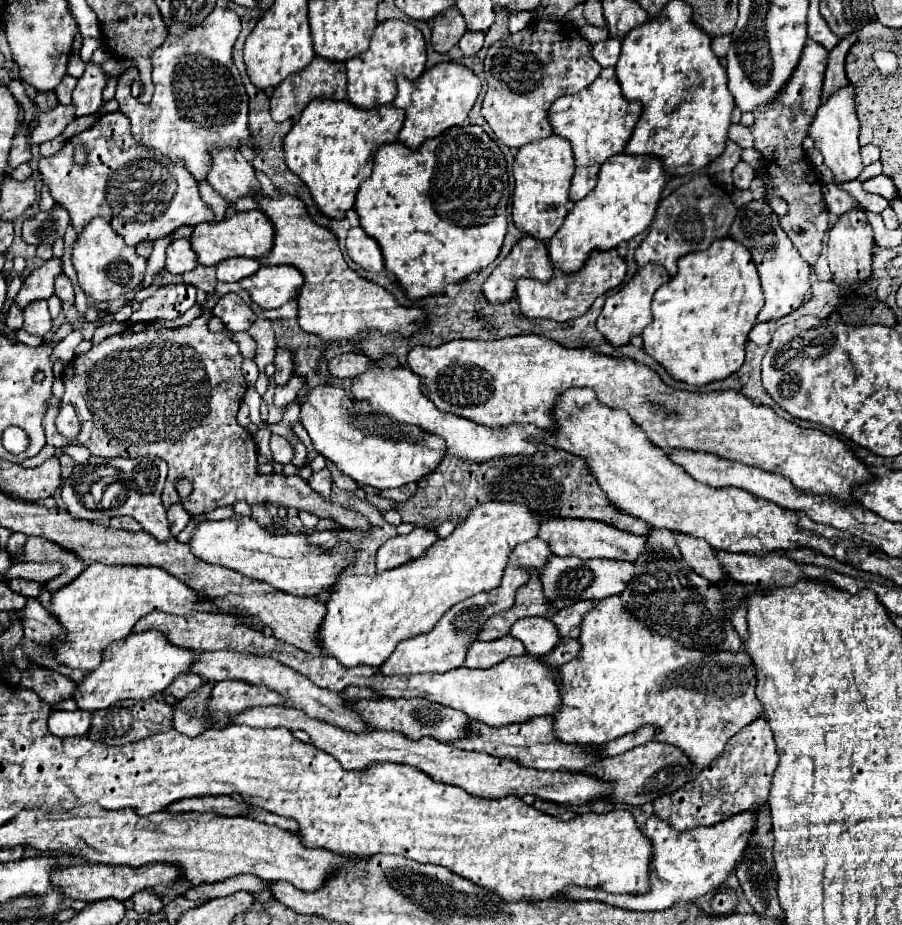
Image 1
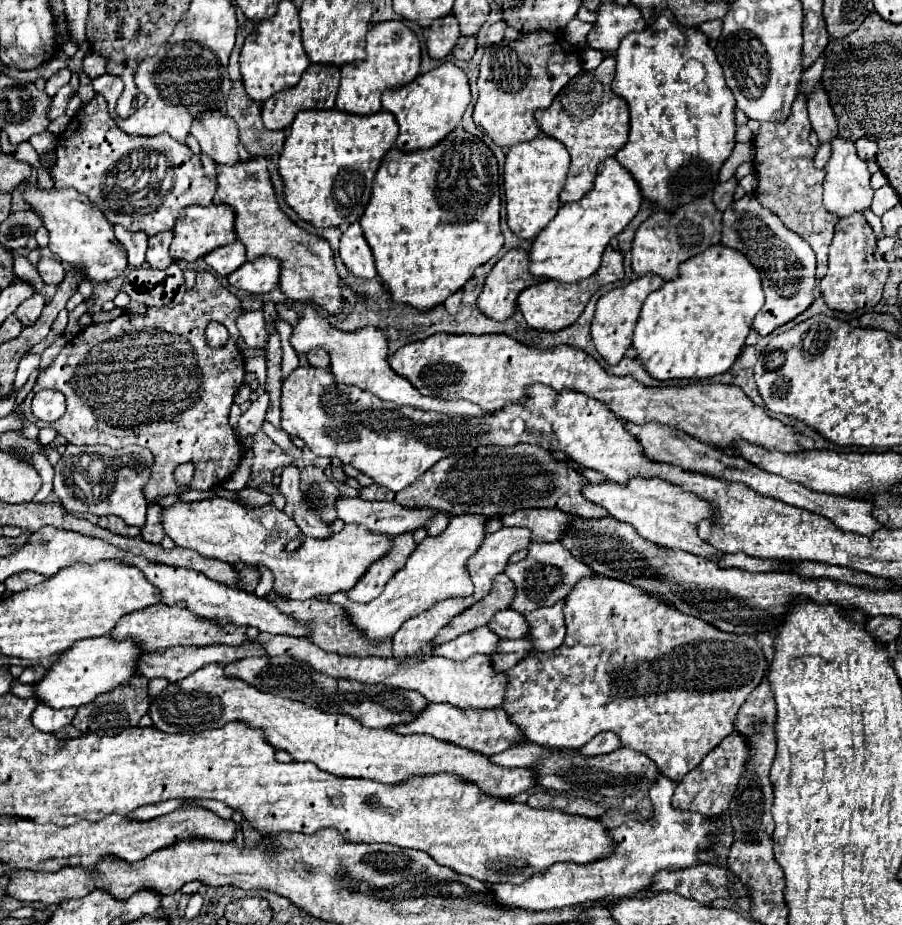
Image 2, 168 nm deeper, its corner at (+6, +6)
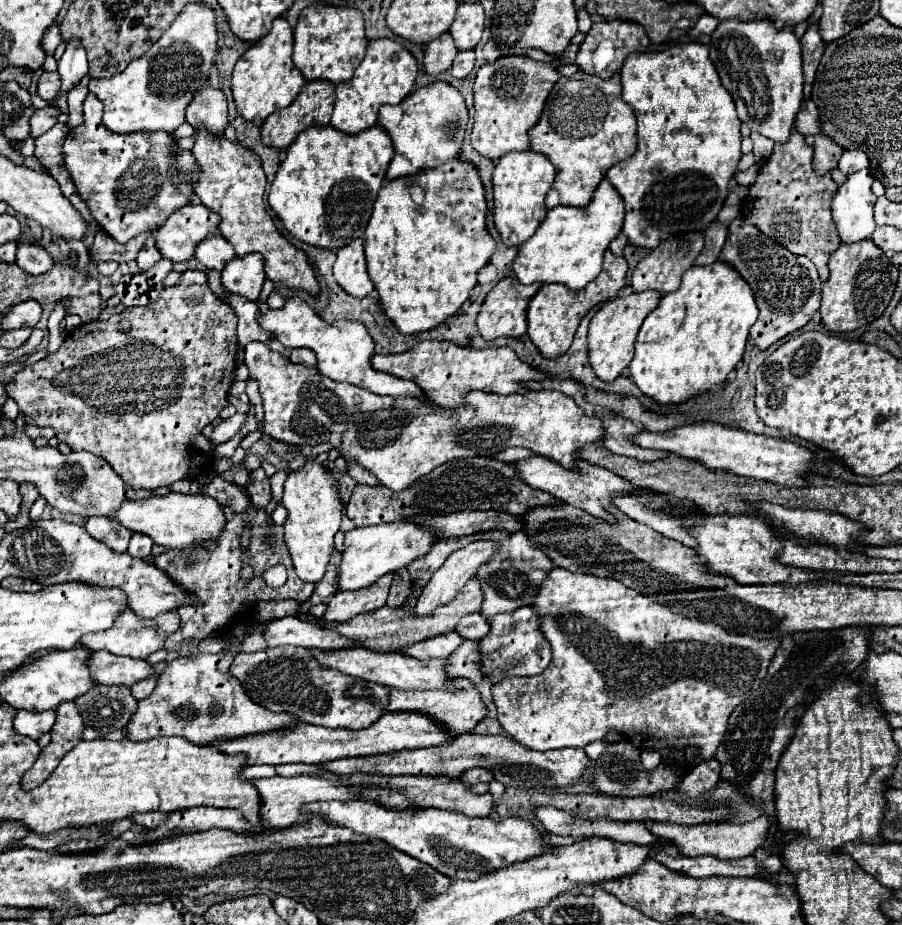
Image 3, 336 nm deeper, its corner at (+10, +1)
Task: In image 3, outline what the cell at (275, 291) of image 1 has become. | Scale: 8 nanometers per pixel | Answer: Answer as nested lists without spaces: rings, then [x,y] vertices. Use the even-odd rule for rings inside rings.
[[[257,253],[235,257],[221,271],[221,283],[225,285],[225,289],[249,301],[259,299],[265,279],[265,259]]]

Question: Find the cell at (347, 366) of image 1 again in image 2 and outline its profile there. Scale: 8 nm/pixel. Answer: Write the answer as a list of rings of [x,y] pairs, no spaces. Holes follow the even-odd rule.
[[[323,348],[309,350],[309,352],[307,352],[307,362],[309,362],[309,366],[325,368],[325,366],[329,366],[329,354],[327,354]]]

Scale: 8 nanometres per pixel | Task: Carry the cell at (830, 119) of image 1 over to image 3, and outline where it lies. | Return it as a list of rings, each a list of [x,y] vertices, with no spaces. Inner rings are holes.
[[[869,171],[851,173],[831,197],[833,221],[845,243],[869,239],[875,231],[873,205],[877,197],[871,193],[871,183],[873,177]]]

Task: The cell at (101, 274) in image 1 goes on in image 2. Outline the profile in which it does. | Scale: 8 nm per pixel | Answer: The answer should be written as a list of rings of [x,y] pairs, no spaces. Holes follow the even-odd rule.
[[[27,184],[25,202],[41,216],[49,230],[49,248],[63,264],[83,264],[85,278],[91,282],[111,282],[127,270],[127,252],[113,236],[113,226],[101,216],[101,210],[73,188],[43,190],[39,184]]]

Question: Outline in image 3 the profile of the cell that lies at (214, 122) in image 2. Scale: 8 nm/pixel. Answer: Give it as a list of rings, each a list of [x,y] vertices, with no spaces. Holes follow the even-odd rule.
[[[211,85],[201,87],[197,97],[189,103],[187,109],[187,123],[197,131],[201,127],[207,129],[209,135],[221,137],[229,123],[227,119],[227,101],[223,91],[213,89]]]

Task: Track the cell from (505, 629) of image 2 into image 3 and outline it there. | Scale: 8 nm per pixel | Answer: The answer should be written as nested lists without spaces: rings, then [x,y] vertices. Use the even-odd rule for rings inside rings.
[[[481,613],[463,617],[463,619],[459,621],[459,625],[457,625],[459,635],[469,637],[469,639],[477,639],[477,641],[483,639],[485,635],[489,635],[489,629],[491,629],[491,625],[489,625],[489,621],[485,619],[485,615],[481,615]]]

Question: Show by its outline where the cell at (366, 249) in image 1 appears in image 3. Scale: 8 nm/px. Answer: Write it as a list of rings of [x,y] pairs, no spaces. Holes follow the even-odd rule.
[[[363,239],[351,241],[349,245],[345,245],[337,251],[333,275],[335,275],[335,281],[353,297],[365,297],[371,293],[373,283],[367,275]]]

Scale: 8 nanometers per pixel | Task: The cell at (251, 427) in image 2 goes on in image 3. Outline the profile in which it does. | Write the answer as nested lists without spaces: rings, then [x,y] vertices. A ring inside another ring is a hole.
[[[235,413],[233,417],[221,421],[221,425],[217,425],[217,427],[213,429],[211,441],[213,441],[215,445],[229,441],[233,435],[237,435],[237,433],[241,431],[241,427],[245,425],[245,419],[247,419],[247,413]]]

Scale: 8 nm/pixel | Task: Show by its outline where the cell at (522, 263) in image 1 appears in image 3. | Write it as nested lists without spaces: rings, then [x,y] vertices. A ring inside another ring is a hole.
[[[509,275],[499,279],[499,283],[487,293],[481,311],[477,315],[477,329],[485,339],[497,339],[497,337],[521,337],[527,331],[527,303],[537,293],[541,285],[521,285],[517,277]]]

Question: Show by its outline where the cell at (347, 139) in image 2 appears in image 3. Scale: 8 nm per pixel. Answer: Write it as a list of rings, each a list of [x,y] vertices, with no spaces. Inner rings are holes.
[[[379,125],[369,127],[357,135],[347,135],[337,131],[335,127],[309,127],[297,135],[297,139],[287,147],[287,157],[279,165],[271,191],[269,191],[269,205],[283,221],[285,229],[303,243],[325,247],[325,249],[339,249],[345,247],[349,241],[363,237],[365,225],[371,217],[373,203],[377,193],[385,181],[387,165],[393,157],[393,143],[387,137],[385,129]]]

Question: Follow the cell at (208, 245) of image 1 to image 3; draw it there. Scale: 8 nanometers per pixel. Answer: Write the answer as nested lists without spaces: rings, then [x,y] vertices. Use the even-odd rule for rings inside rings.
[[[201,203],[185,205],[177,209],[165,225],[157,231],[157,249],[163,257],[177,261],[187,261],[193,257],[199,241],[203,241],[209,233],[217,233],[219,215],[209,211]]]

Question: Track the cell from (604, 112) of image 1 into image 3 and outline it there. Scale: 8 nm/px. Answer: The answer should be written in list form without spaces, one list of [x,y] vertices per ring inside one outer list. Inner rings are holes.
[[[615,73],[607,81],[603,81],[597,75],[589,75],[585,77],[585,85],[589,85],[589,89],[597,89],[597,93],[605,93],[605,109],[609,109],[609,113],[605,113],[605,121],[601,121],[601,129],[597,129],[593,137],[561,137],[561,133],[557,133],[557,129],[549,125],[549,113],[543,113],[541,119],[529,129],[531,149],[545,153],[557,169],[555,183],[545,199],[547,209],[553,209],[559,205],[583,207],[585,203],[591,201],[593,191],[597,189],[607,169],[635,153],[635,145],[637,145],[635,115],[633,115],[633,109],[625,105],[621,99],[619,73]]]

